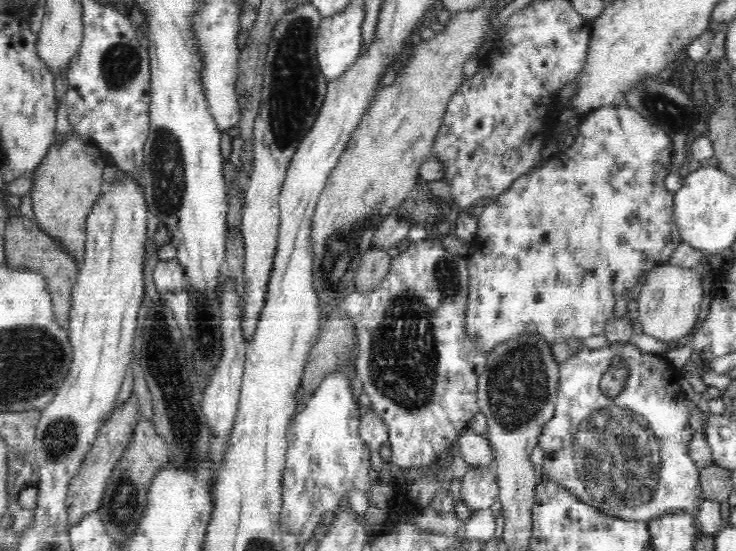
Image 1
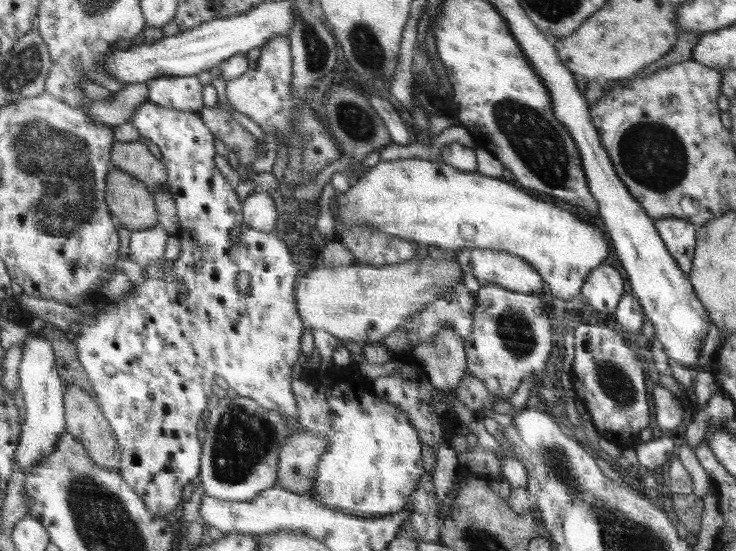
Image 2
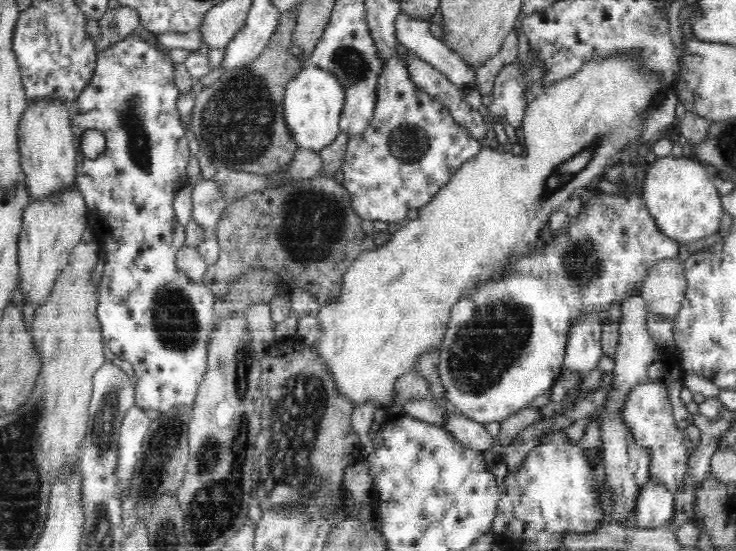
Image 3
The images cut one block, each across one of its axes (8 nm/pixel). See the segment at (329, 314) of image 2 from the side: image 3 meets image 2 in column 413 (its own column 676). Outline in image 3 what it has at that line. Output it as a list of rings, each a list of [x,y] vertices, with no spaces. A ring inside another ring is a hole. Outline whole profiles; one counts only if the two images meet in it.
[[[680,259],[660,261],[648,271],[648,277],[642,284],[641,297],[645,300],[648,312],[659,315],[661,318],[674,318],[682,308],[682,302],[687,292],[685,267]]]

